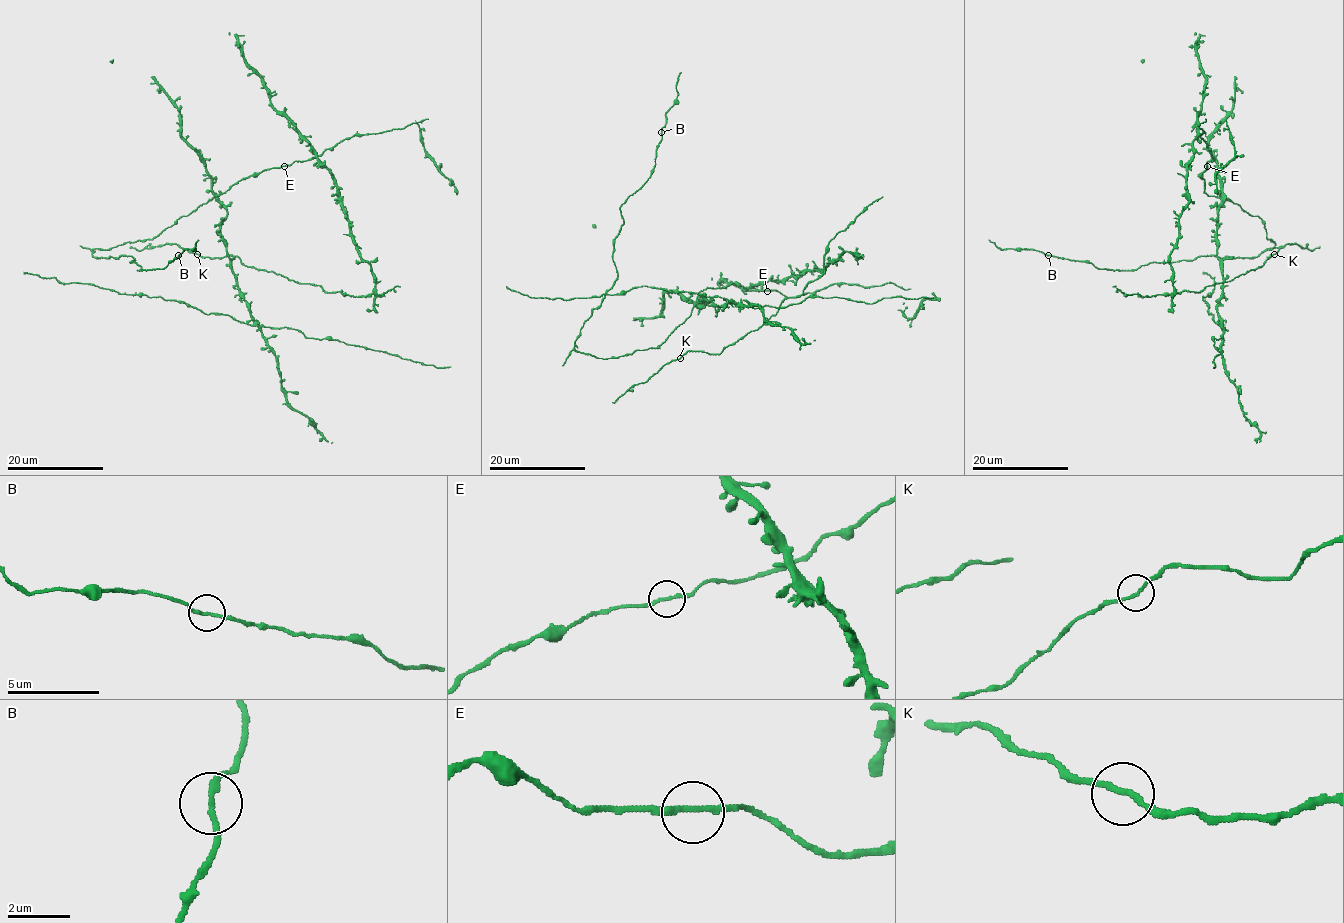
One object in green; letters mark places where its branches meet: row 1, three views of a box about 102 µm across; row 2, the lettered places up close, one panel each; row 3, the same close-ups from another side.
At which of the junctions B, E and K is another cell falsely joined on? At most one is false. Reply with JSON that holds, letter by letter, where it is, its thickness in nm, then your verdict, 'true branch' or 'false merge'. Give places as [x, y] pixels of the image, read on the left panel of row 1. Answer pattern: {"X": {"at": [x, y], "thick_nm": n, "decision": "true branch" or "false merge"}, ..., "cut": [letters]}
{"B": {"at": [178, 255], "thick_nm": 170, "decision": "true branch"}, "E": {"at": [284, 166], "thick_nm": 170, "decision": "true branch"}, "K": {"at": [197, 254], "thick_nm": 180, "decision": "true branch"}, "cut": []}

